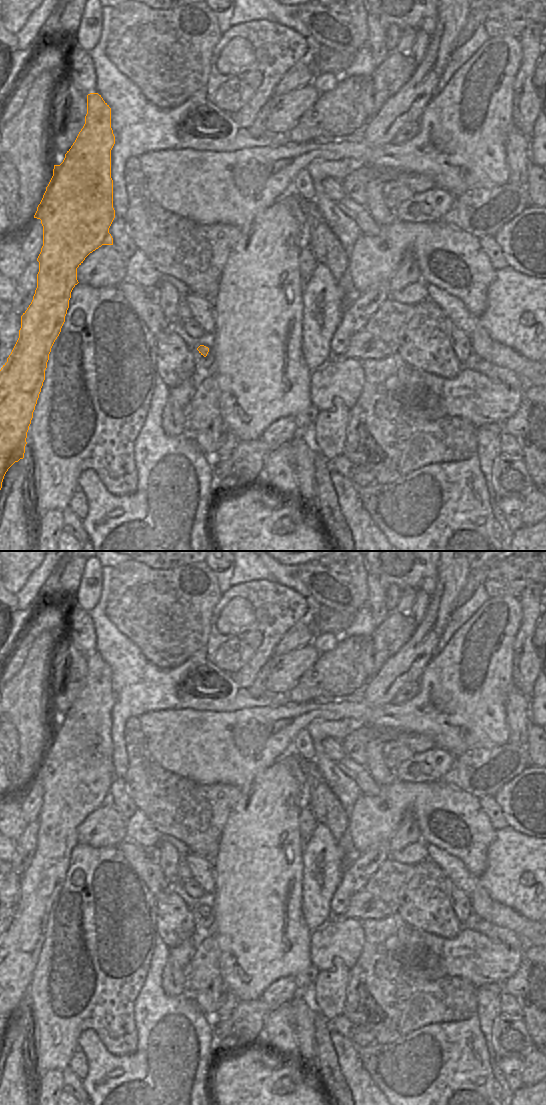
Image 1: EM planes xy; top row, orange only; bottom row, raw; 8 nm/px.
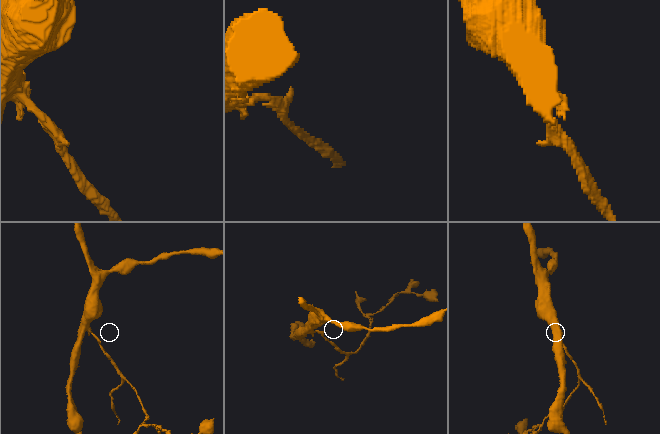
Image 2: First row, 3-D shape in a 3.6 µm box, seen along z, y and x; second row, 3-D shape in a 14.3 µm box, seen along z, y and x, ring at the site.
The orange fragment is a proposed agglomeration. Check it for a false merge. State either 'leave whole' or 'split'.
split

